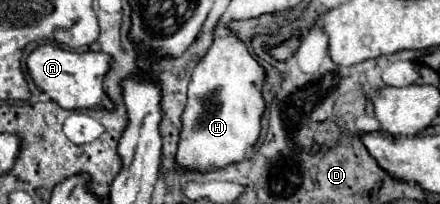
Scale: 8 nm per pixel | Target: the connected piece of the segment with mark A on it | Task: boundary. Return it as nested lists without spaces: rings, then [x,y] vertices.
[[[46,44],[46,46],[38,46],[28,56],[28,70],[30,70],[30,76],[36,82],[36,86],[66,110],[112,110],[114,102],[102,90],[102,80],[110,72],[112,62],[114,62],[114,58],[106,52],[70,52],[70,50],[54,48],[54,46]]]

